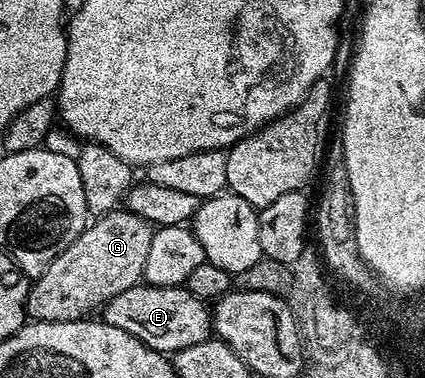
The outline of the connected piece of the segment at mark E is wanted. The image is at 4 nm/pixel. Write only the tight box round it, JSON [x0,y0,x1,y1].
[101,283,213,355]

